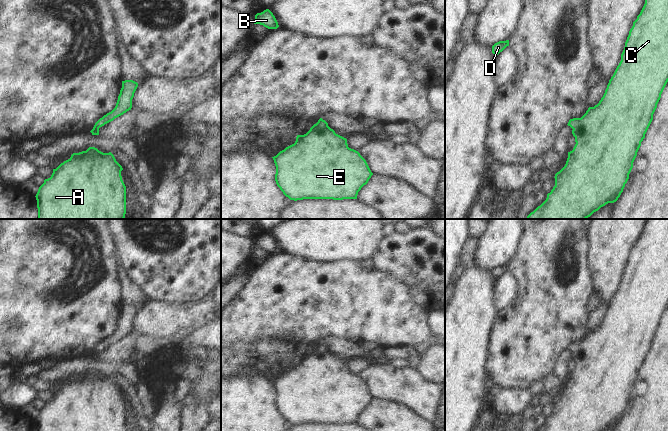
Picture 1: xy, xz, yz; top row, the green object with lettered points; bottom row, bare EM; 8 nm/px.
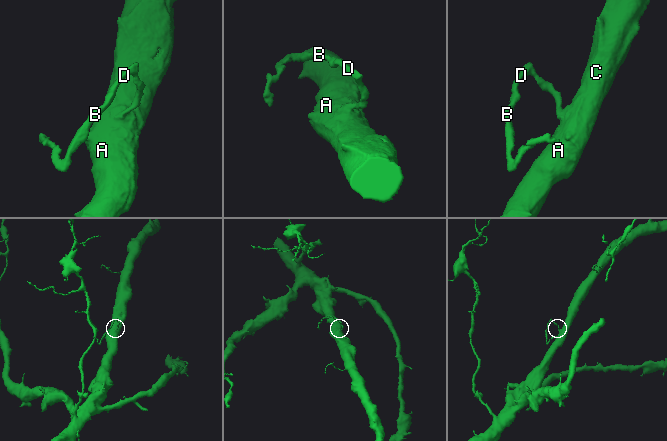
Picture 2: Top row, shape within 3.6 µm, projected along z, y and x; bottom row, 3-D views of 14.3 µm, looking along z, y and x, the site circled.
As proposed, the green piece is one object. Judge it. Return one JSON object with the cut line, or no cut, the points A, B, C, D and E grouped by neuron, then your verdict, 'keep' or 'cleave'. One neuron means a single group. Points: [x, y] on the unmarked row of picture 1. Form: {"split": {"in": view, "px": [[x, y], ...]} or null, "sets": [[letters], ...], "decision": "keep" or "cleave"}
{"split": null, "sets": [["A", "B", "C", "D", "E"]], "decision": "keep"}

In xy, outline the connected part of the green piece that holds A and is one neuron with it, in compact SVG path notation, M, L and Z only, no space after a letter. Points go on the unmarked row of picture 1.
M95 371L73 377L61 387L50 402L45 403L36 418L37 431L126 431L126 410L122 404L122 390L114 379Z

